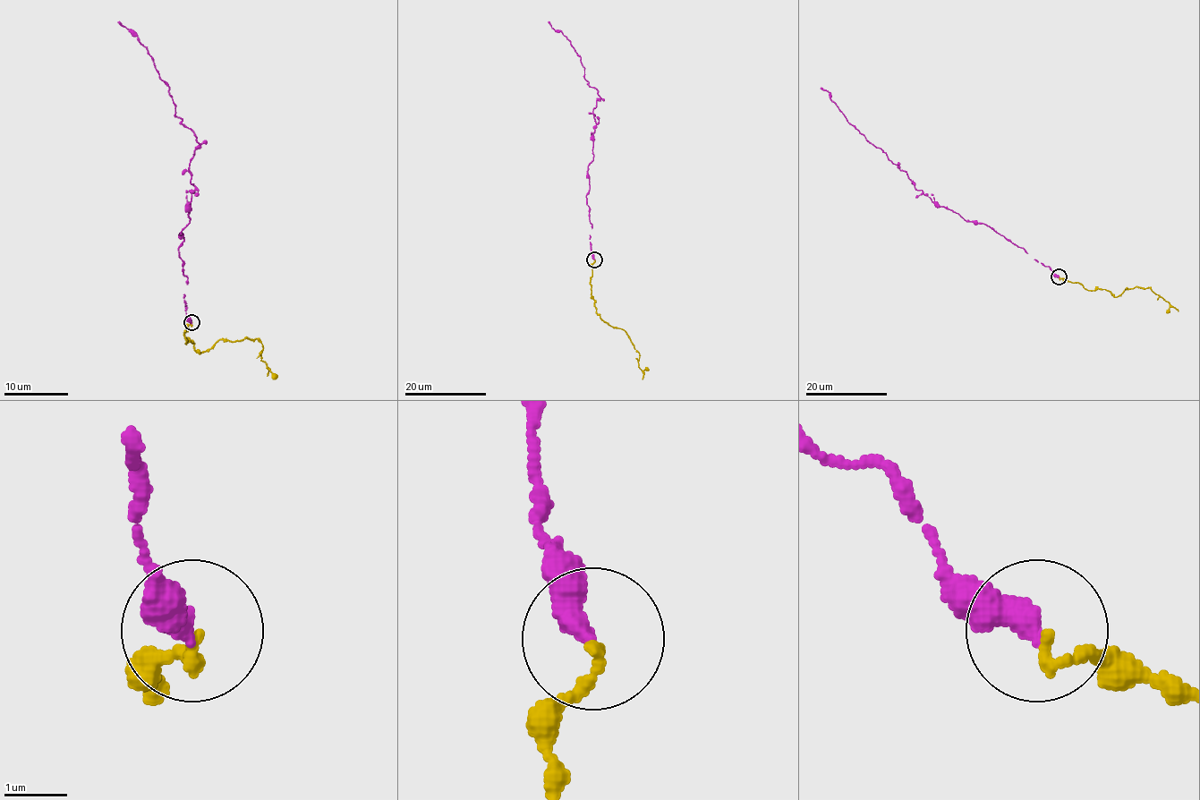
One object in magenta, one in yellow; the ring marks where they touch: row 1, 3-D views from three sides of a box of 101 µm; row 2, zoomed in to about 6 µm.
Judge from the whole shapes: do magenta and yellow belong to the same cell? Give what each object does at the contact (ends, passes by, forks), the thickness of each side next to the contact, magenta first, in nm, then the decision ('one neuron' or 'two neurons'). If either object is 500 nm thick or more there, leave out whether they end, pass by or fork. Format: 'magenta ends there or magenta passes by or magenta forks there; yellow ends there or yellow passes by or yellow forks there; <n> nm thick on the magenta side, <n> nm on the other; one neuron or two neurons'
magenta ends there; yellow ends there; 420 nm thick on the magenta side, 150 nm on the other; one neuron

